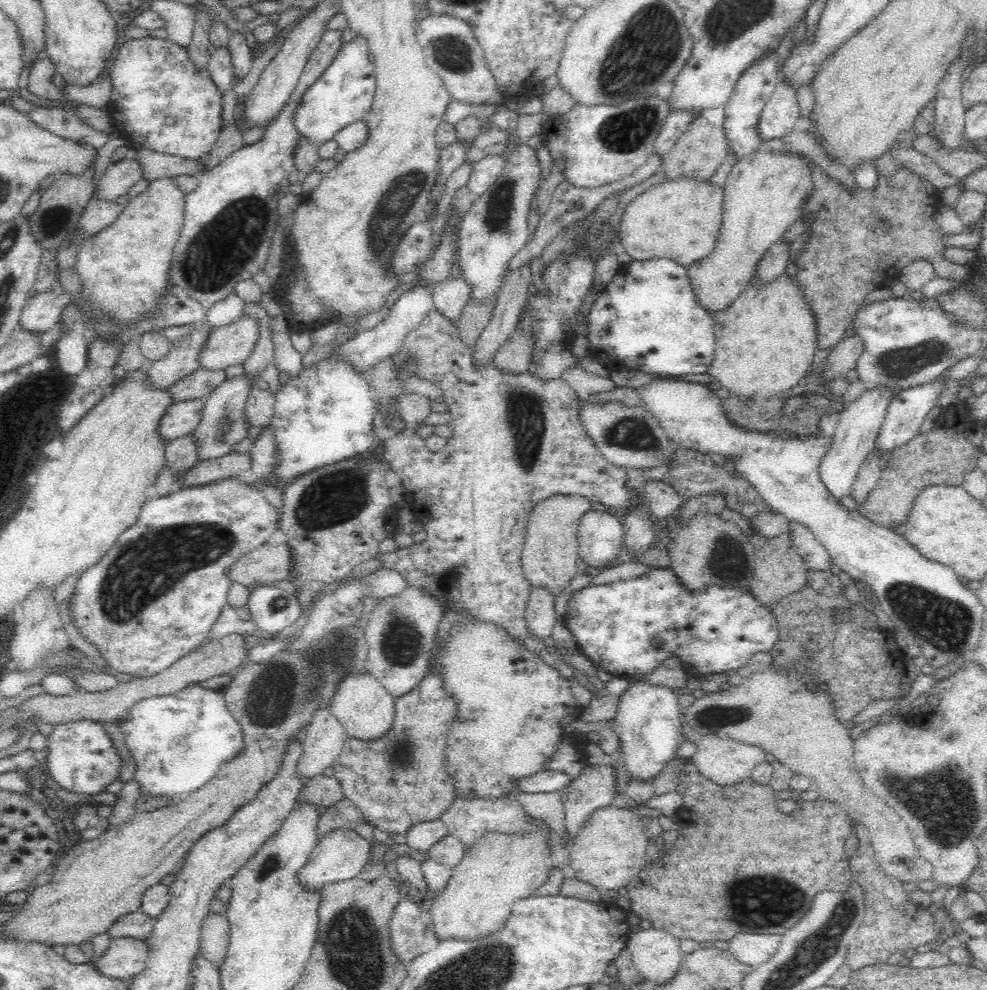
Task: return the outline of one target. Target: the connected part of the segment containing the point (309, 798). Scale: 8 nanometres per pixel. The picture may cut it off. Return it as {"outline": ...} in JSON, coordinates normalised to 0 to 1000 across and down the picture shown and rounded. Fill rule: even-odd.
{"outline":[[[325,782],[310,787],[301,810],[311,810],[312,812],[315,810],[320,815],[333,815],[348,806],[344,790],[338,787],[338,784],[332,786]]]}

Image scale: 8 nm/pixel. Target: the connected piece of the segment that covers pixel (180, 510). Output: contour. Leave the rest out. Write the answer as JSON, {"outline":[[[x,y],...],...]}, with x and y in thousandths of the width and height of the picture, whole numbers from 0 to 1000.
{"outline":[[[250,481],[233,482],[232,484],[196,492],[176,493],[174,498],[168,501],[161,501],[152,505],[148,504],[138,527],[122,539],[116,552],[101,564],[101,568],[89,574],[85,580],[81,580],[81,586],[79,586],[77,596],[75,596],[75,602],[71,606],[71,618],[73,618],[75,632],[80,634],[87,648],[90,648],[97,654],[97,657],[101,658],[101,662],[103,662],[103,665],[111,672],[111,676],[114,678],[133,681],[135,686],[161,681],[171,675],[173,671],[176,671],[178,667],[184,666],[187,662],[197,658],[210,645],[213,635],[225,618],[225,613],[230,609],[230,598],[234,589],[230,581],[232,574],[245,562],[255,558],[257,554],[273,547],[284,525],[284,516],[280,516],[277,513],[266,502],[265,496],[255,490],[255,485],[250,483]]]}

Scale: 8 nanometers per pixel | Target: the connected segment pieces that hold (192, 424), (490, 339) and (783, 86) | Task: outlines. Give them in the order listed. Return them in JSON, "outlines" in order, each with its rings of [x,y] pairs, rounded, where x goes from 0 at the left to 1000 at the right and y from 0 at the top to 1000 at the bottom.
{"outlines":[[[[197,402],[174,407],[162,423],[159,435],[163,442],[172,446],[194,438],[204,424],[208,404],[208,402]]],[[[537,265],[514,276],[504,298],[503,311],[496,325],[488,334],[486,341],[479,349],[479,367],[481,370],[494,368],[502,362],[505,352],[511,347],[524,325],[535,299],[535,288],[538,286]]],[[[790,80],[786,89],[772,109],[770,121],[766,125],[768,138],[774,145],[782,139],[790,139],[806,129],[810,117],[809,100],[806,100],[806,87],[802,87]]]]}

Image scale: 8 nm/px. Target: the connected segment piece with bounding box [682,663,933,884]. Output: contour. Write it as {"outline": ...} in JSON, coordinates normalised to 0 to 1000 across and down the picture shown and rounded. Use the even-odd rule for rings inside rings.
{"outline":[[[812,672],[811,676],[800,674],[780,673],[773,679],[764,679],[753,686],[752,691],[744,694],[733,694],[729,698],[714,701],[703,708],[692,721],[691,726],[701,734],[706,744],[715,741],[727,741],[759,752],[769,754],[790,771],[795,772],[806,782],[817,784],[822,791],[822,797],[839,811],[845,811],[853,817],[861,827],[873,831],[882,842],[882,853],[887,861],[887,868],[893,875],[897,884],[904,885],[913,891],[929,893],[945,887],[943,871],[933,867],[930,856],[926,853],[919,832],[894,807],[881,801],[873,791],[871,781],[868,779],[863,747],[859,745],[859,735],[845,725],[845,712],[839,707],[839,699],[827,699],[829,692],[823,692],[820,672]]]}

